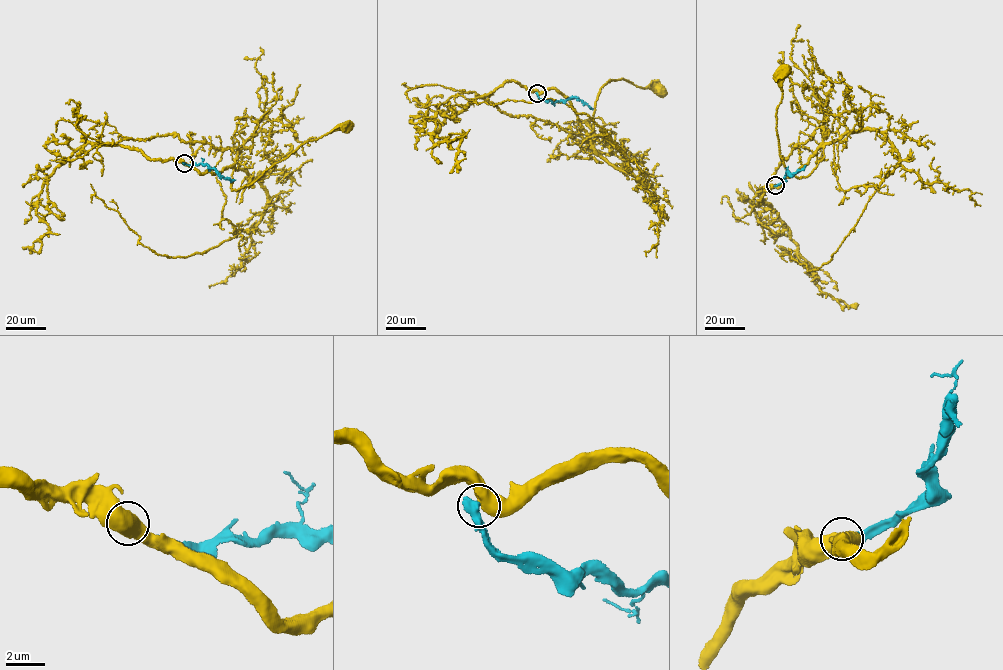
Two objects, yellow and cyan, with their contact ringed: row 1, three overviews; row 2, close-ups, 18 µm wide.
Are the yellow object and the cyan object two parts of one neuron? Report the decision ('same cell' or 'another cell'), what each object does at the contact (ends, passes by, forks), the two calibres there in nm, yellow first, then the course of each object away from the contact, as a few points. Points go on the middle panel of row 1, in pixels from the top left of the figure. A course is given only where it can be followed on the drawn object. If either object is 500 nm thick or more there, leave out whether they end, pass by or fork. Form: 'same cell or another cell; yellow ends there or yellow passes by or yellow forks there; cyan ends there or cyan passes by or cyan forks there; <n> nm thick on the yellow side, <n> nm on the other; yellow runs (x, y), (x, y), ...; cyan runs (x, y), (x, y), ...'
another cell; 500 nm thick on the yellow side, 600 nm on the other; yellow runs (538, 93), (554, 89), (567, 97), (589, 135), (598, 93), (610, 80), (661, 88); cyan runs (538, 93), (544, 100), (555, 102), (579, 99), (593, 109)

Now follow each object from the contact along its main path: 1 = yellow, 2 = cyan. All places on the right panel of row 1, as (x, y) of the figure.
1: (775, 185), (779, 186), (820, 147), (824, 158), (806, 176), (787, 172), (776, 130), (783, 73)
2: (775, 185), (783, 181), (788, 171), (796, 172), (805, 165)

